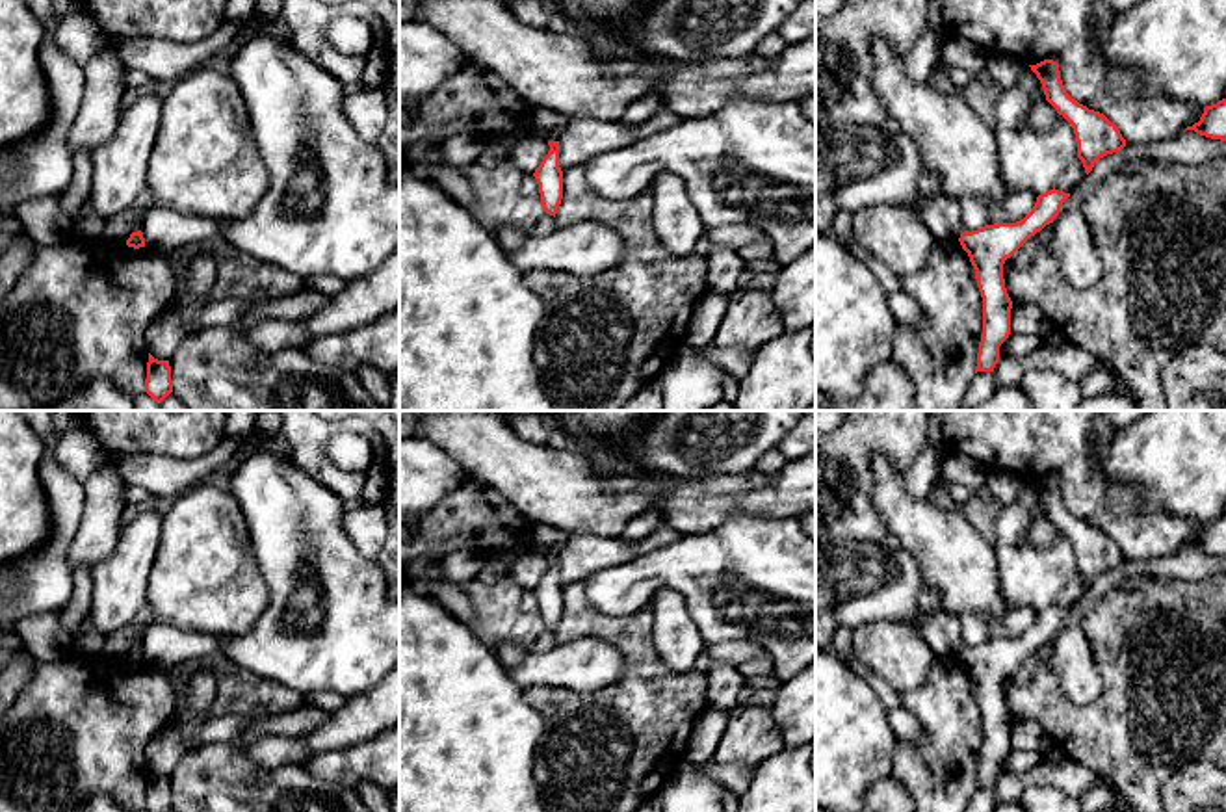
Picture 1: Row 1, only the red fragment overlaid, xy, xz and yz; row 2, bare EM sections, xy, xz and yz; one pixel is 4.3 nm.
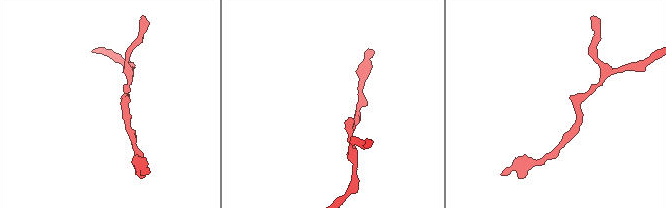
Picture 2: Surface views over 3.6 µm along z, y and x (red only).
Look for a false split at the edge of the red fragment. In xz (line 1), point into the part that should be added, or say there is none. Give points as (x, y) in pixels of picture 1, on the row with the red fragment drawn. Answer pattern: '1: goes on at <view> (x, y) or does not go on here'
1: does not go on here

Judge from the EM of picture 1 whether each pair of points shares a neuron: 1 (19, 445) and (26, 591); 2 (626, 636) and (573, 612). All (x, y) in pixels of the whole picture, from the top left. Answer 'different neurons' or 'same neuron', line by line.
1: different neurons
2: same neuron

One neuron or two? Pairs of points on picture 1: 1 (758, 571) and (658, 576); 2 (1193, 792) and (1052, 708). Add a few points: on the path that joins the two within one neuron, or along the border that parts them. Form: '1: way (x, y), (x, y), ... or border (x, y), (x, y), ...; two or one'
1: way (734, 573), (682, 573); one
2: border (1206, 759), (1186, 764), (1160, 792); two

